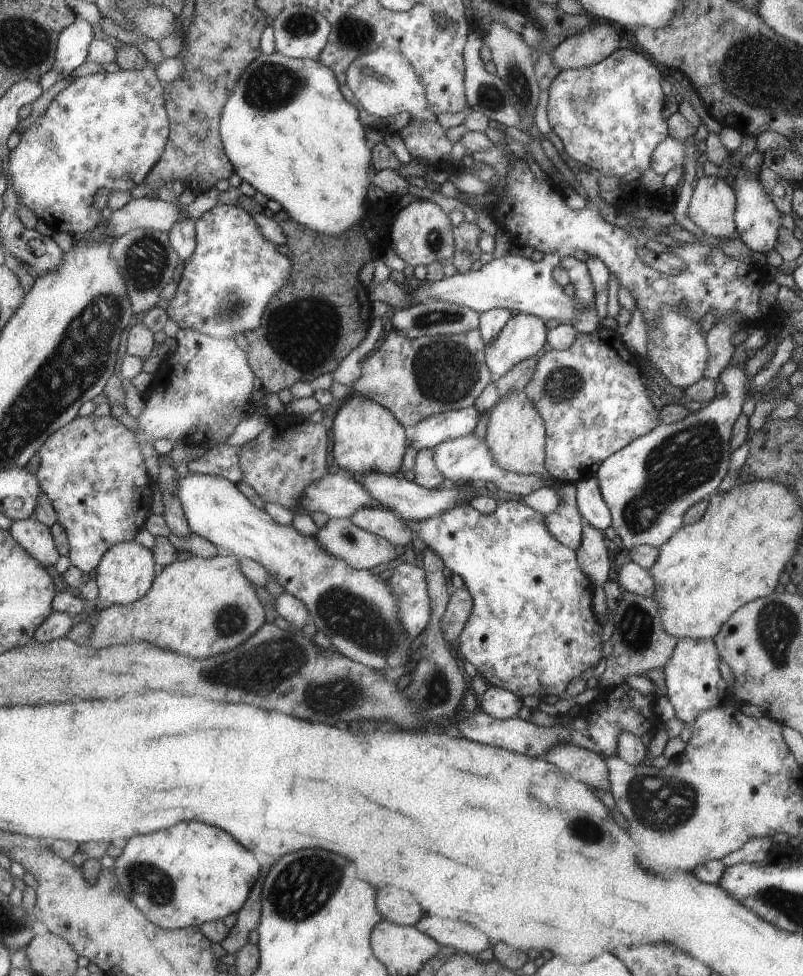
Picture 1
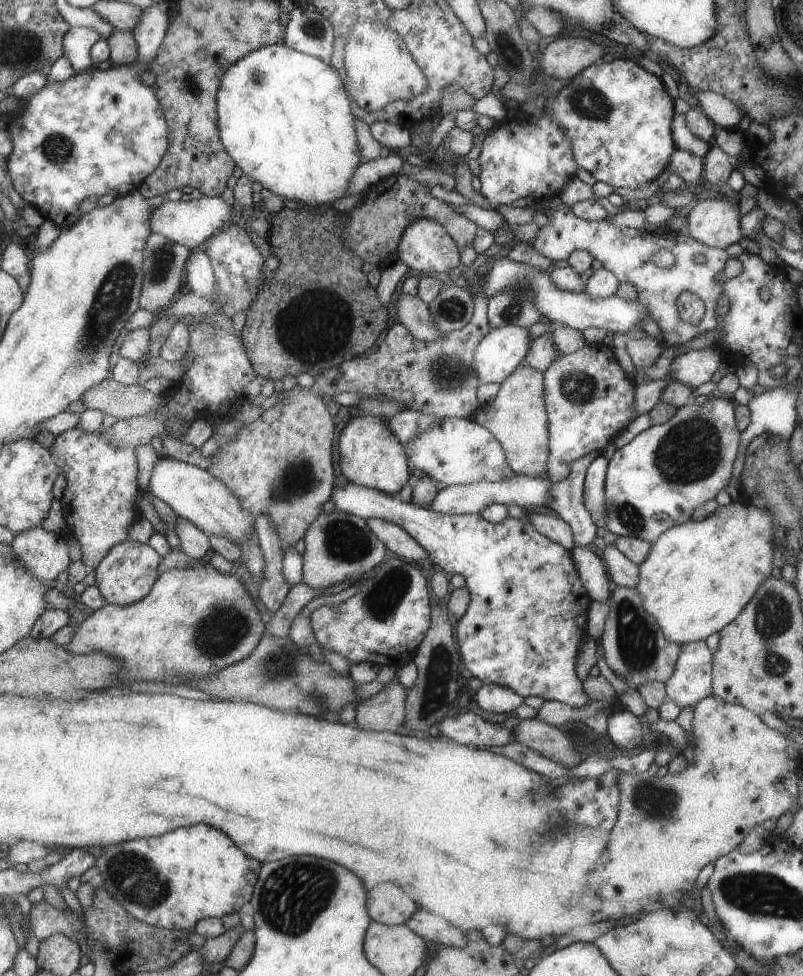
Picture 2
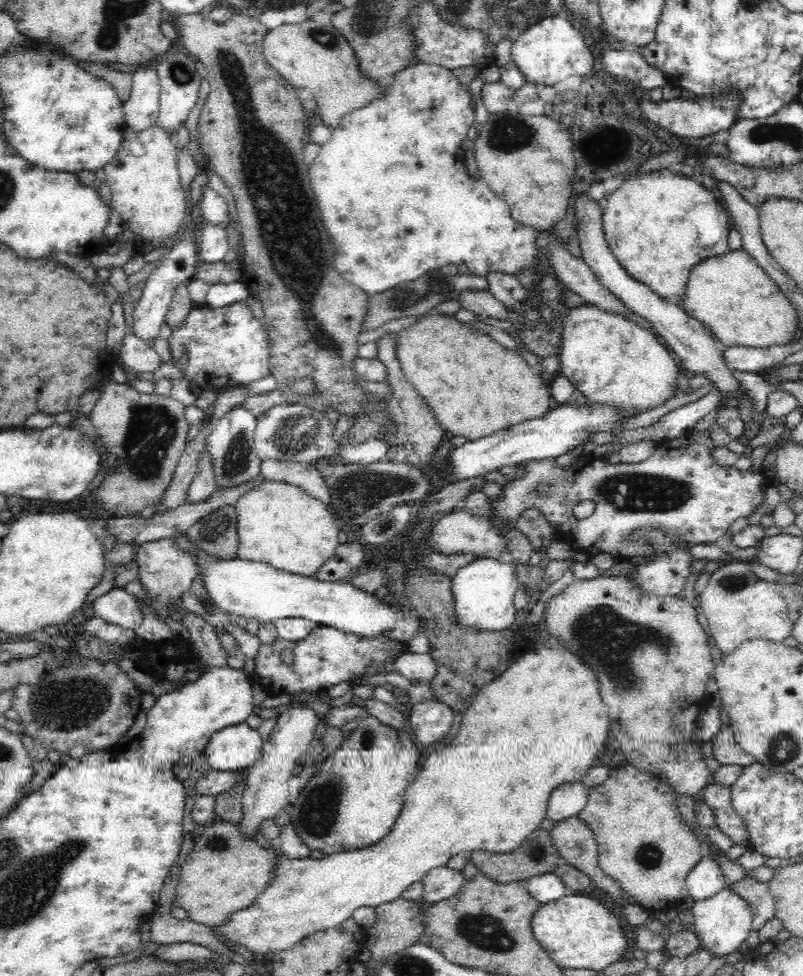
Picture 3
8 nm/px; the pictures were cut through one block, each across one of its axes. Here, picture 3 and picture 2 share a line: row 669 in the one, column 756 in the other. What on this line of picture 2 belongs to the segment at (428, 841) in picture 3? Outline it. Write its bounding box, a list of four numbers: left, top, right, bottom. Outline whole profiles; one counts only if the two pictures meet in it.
[634,502,771,645]

